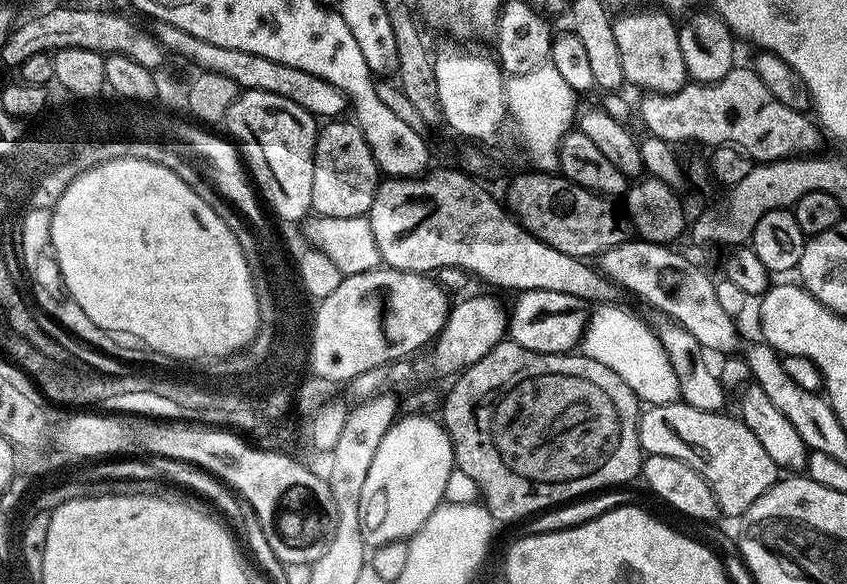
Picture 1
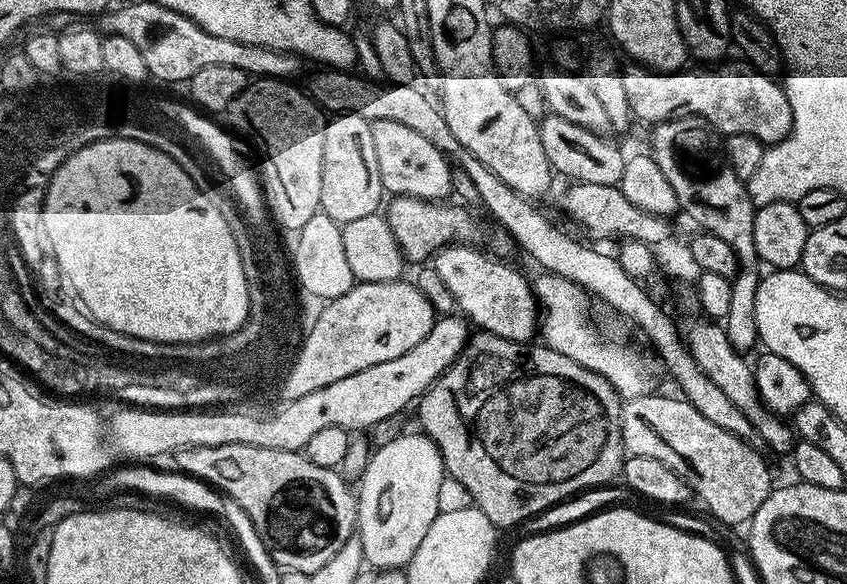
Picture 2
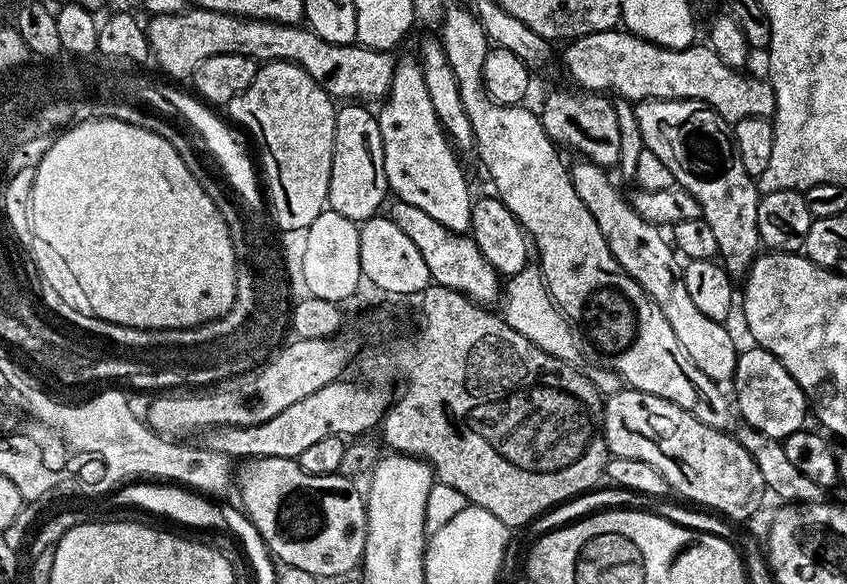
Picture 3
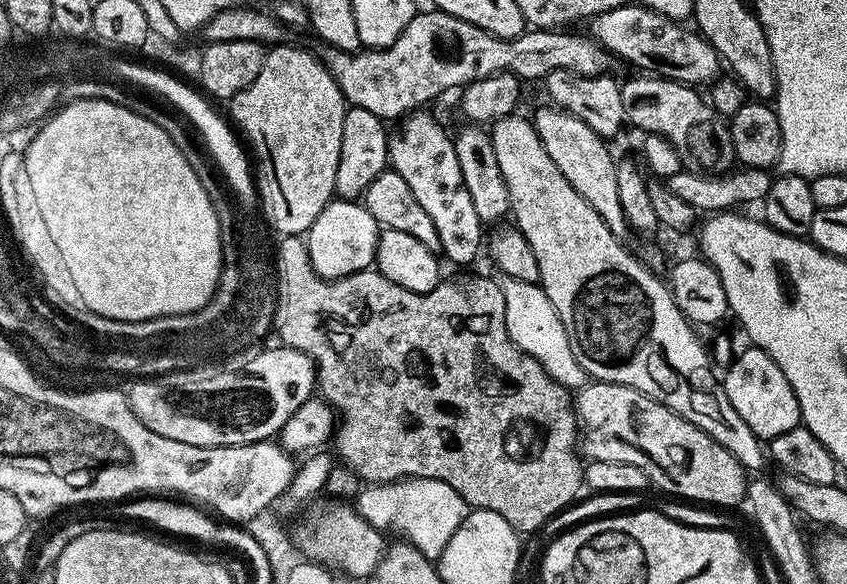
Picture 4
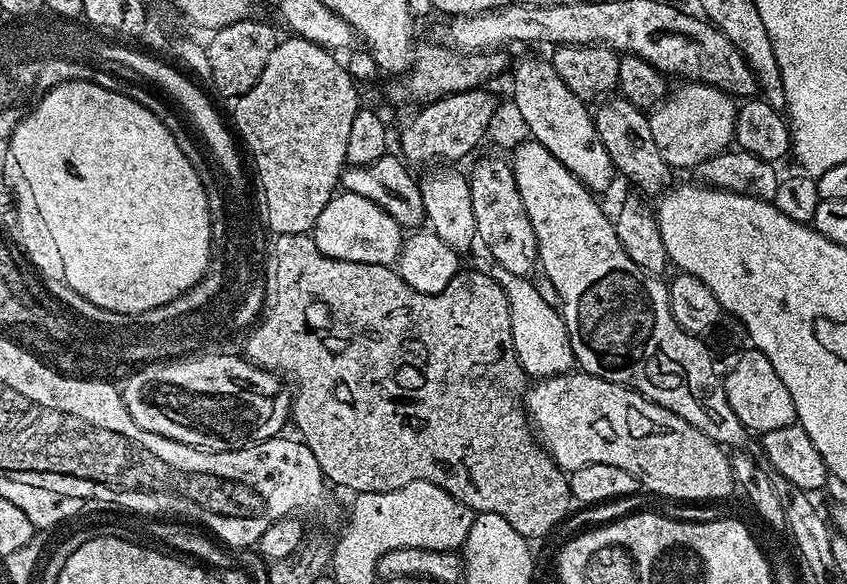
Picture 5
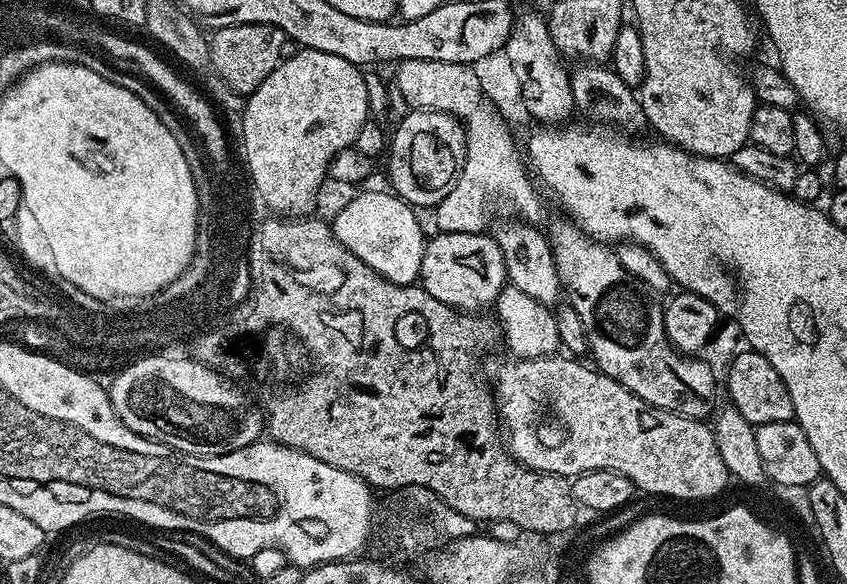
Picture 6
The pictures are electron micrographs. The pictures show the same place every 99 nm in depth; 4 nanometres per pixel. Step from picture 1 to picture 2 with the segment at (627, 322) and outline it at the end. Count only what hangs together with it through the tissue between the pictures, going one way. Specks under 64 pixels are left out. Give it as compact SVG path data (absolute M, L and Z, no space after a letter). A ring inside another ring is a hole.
M553 272L540 274L534 280L536 299L542 305L542 328L544 332L543 343L554 349L558 354L566 354L574 358L586 370L594 370L606 382L610 382L619 396L625 401L633 400L639 396L651 396L657 391L652 381L652 368L648 360L640 352L627 348L624 344L611 344L600 337L592 316L588 313L590 297L583 288L579 288L573 280L556 276Z

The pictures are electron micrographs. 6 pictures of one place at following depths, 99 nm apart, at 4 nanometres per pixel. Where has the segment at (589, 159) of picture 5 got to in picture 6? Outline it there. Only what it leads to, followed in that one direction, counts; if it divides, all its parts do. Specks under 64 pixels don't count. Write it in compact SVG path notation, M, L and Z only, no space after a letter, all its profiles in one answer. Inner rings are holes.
M517 11L512 22L512 37L502 50L509 56L518 76L523 111L529 112L534 119L540 120L536 122L544 126L556 126L567 121L576 106L570 86L570 72L567 67L564 69L565 61L550 38L547 19L541 13L539 16L536 12Z

